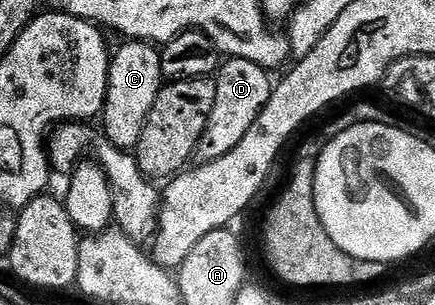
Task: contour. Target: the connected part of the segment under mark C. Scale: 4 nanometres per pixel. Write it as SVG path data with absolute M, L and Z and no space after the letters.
M125 40L120 44L122 46L118 50L114 49L109 59L109 87L103 111L103 137L111 140L111 144L121 150L133 152L139 144L139 136L143 136L143 124L147 124L151 104L155 104L163 85L161 51L152 42Z

